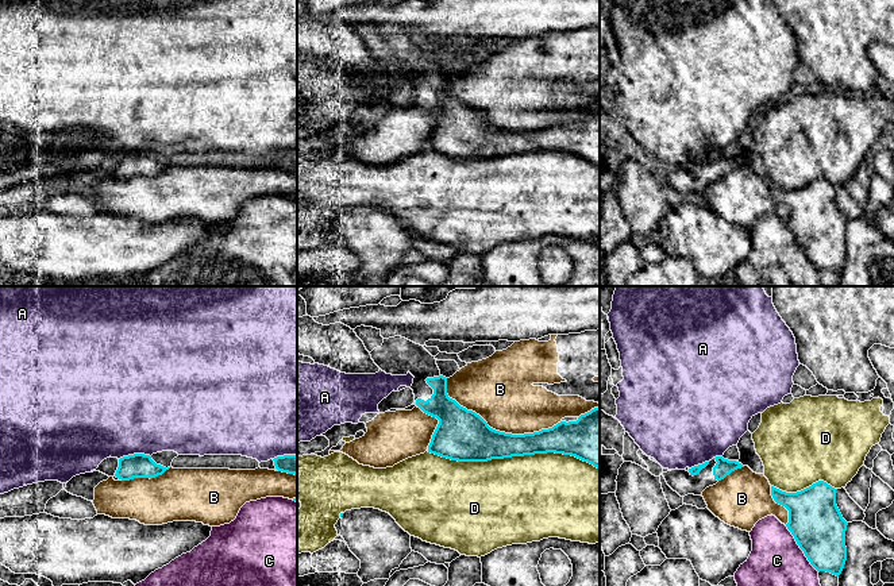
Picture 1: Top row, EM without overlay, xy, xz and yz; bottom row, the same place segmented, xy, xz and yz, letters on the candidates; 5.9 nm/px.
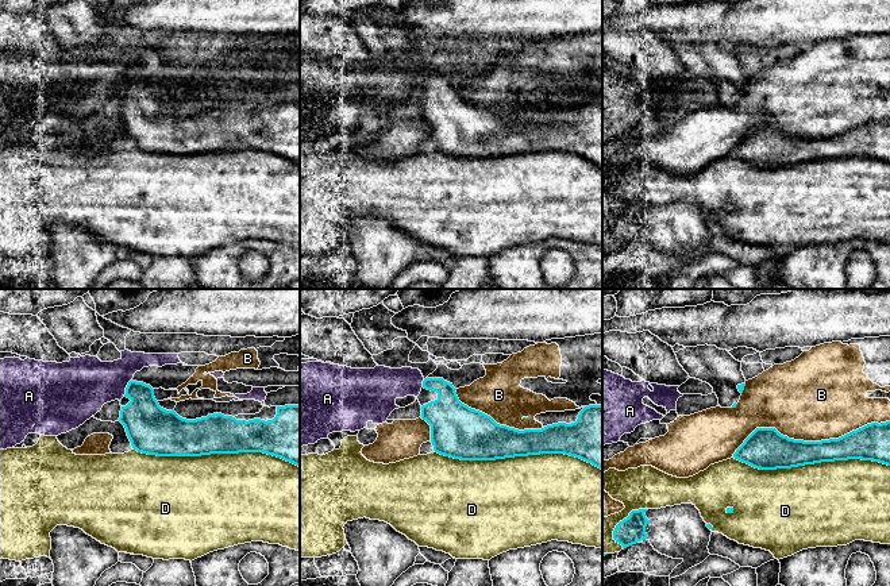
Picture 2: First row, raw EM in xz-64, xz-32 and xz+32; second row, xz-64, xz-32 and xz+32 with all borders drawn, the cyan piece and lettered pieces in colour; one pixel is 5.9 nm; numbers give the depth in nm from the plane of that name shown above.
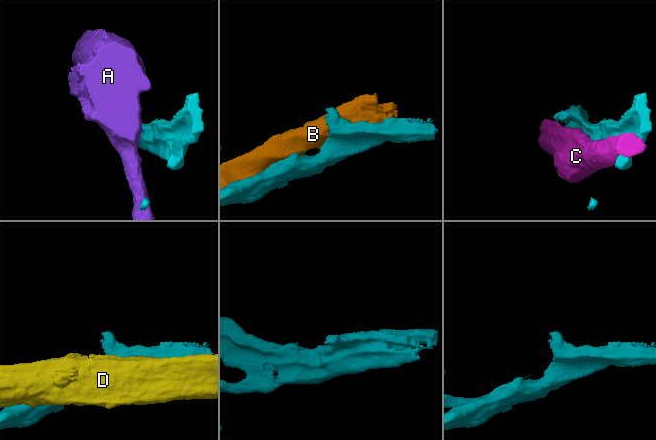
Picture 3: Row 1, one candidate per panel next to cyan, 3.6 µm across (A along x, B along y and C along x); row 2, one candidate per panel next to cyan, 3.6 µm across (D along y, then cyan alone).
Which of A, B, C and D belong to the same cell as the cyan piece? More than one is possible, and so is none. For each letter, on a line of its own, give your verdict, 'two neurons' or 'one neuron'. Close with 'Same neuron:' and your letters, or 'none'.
A: two neurons
B: two neurons
C: two neurons
D: two neurons
Same neuron: none

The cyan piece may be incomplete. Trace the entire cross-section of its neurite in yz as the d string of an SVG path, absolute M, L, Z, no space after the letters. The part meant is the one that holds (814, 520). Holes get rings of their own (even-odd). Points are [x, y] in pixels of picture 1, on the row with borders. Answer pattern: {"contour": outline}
{"contour": "M824 481L786 493L771 486L774 501L789 510L787 529L810 564L839 577L847 560L848 523L836 505L836 490Z"}

